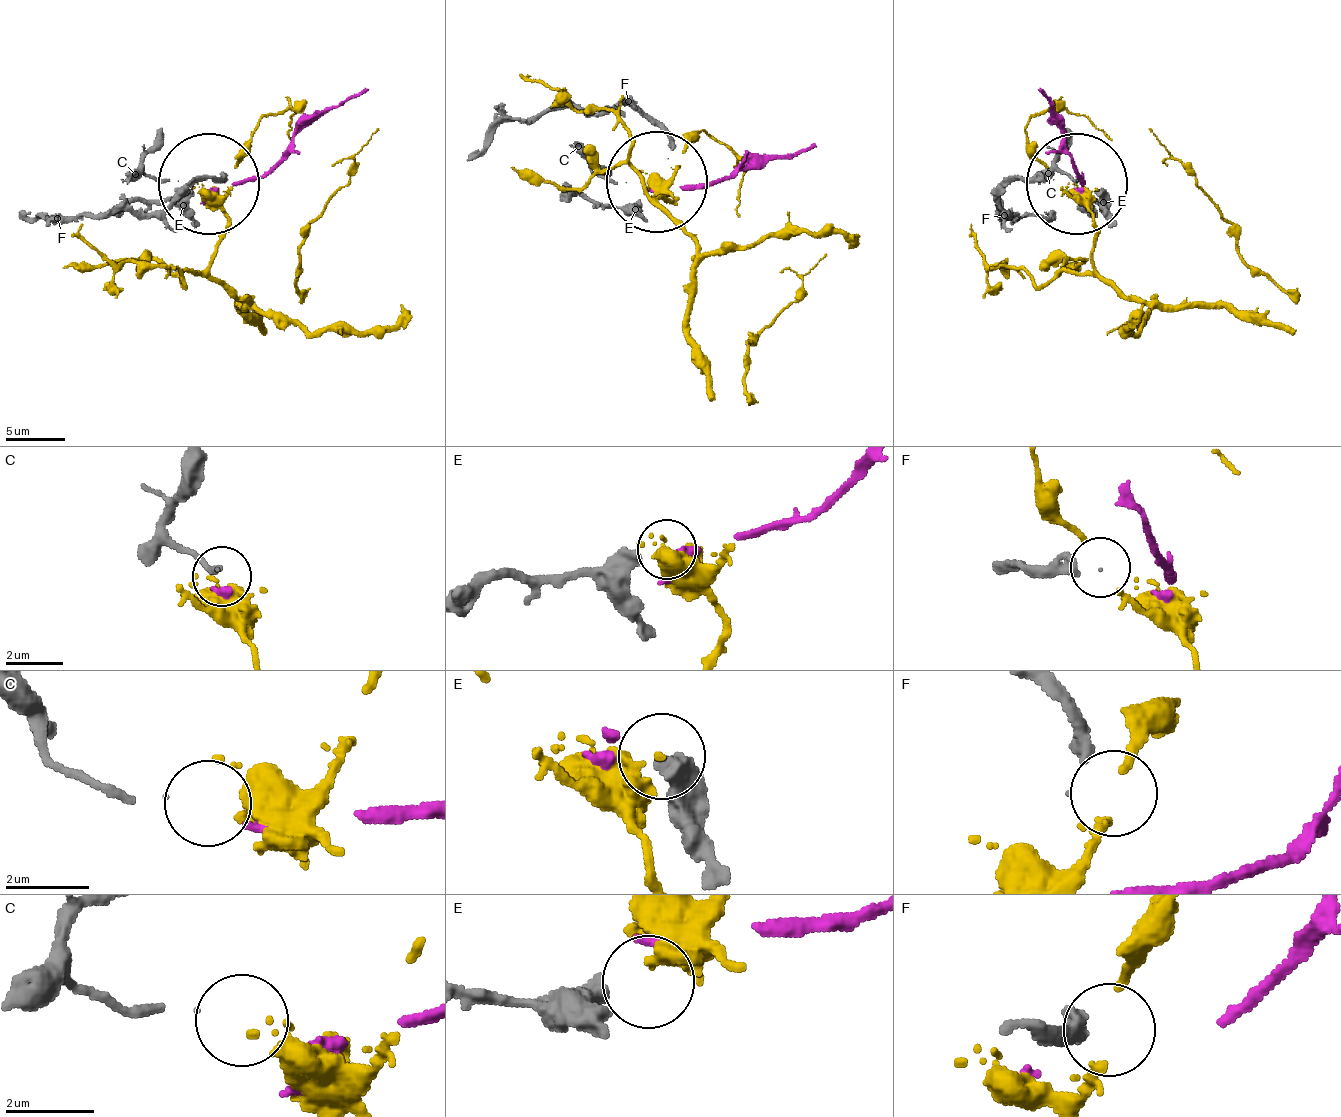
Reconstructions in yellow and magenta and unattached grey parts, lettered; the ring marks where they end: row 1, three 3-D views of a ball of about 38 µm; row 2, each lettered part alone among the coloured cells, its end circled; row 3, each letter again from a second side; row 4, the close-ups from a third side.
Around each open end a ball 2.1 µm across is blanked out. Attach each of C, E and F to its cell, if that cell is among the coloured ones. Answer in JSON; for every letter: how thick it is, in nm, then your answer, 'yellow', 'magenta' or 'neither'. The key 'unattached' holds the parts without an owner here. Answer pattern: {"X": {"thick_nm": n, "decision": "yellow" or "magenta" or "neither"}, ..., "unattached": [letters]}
{"C": {"thick_nm": 80, "decision": "yellow"}, "E": {"thick_nm": 550, "decision": "neither"}, "F": {"thick_nm": 400, "decision": "neither"}, "unattached": ["E", "F"]}

